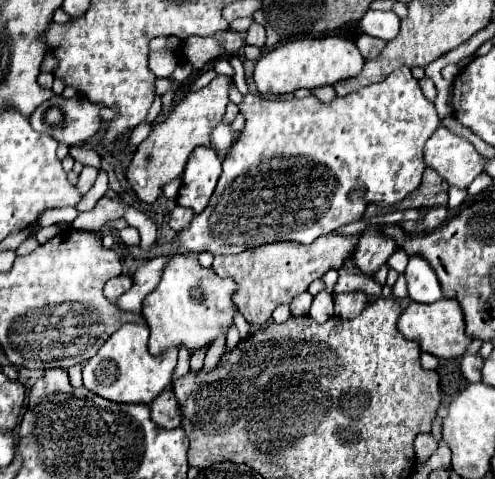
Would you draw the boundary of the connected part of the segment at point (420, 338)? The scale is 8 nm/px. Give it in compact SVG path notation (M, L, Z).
M446 298L424 306L410 302L410 306L400 316L398 328L404 334L404 338L418 342L422 352L434 354L436 358L444 358L444 360L462 358L468 344L472 342L472 338L464 332L464 316L460 304L456 300L446 300Z

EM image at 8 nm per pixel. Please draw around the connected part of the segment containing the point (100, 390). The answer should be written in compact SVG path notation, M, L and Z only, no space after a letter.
M128 323L114 332L94 358L84 364L84 386L112 402L126 404L152 404L152 400L172 382L178 350L172 348L162 356L152 356L148 351L149 328L146 325Z

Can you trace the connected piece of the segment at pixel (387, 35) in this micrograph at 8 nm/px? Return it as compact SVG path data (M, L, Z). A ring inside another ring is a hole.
M368 10L364 18L360 20L360 30L368 36L382 38L382 40L392 40L398 34L400 28L400 18L394 12L376 12Z

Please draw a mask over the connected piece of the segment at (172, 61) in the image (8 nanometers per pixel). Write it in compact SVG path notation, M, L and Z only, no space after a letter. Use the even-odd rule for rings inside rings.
M158 50L158 52L150 52L148 56L148 68L158 78L168 78L174 72L176 64L178 60L172 50Z

